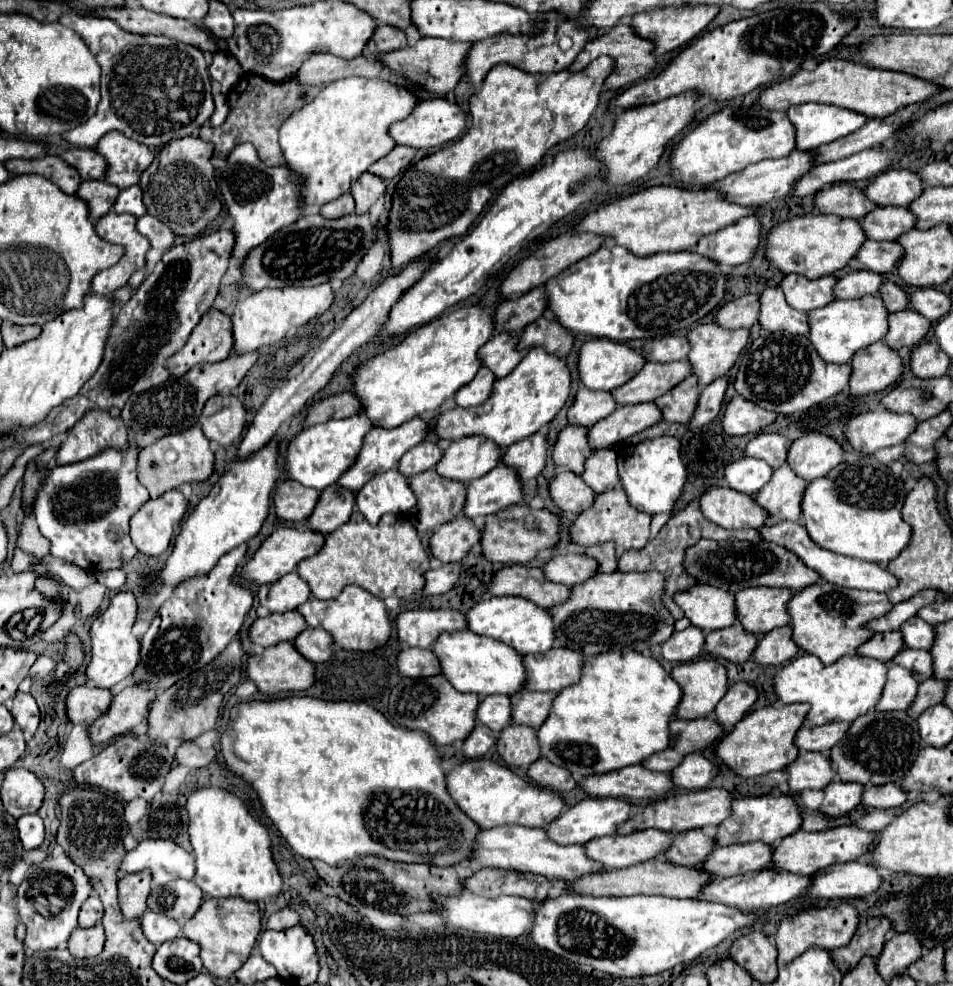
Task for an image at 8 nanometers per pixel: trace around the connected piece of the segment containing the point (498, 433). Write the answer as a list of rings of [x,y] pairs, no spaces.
[[[541,348],[529,350],[529,354],[515,366],[511,374],[501,380],[495,380],[491,396],[473,408],[451,408],[443,410],[435,422],[433,432],[439,440],[461,440],[465,436],[485,436],[487,440],[495,442],[501,452],[509,448],[513,442],[529,438],[531,434],[539,432],[547,426],[555,414],[563,408],[565,400],[569,398],[569,370],[565,362],[547,354]]]

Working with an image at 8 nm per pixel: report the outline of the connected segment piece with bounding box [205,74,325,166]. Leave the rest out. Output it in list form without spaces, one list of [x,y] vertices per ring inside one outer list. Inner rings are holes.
[[[245,74],[235,88],[229,90],[227,100],[229,100],[229,116],[219,128],[211,128],[205,136],[207,142],[215,144],[215,154],[217,158],[227,158],[231,150],[243,142],[251,142],[257,148],[257,156],[263,164],[267,166],[287,166],[285,156],[279,146],[279,128],[281,124],[297,110],[309,104],[325,86],[311,86],[303,84],[297,78],[285,80],[285,82],[271,82],[263,76],[257,74]]]

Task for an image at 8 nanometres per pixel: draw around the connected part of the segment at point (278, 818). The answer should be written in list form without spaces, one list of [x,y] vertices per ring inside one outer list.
[[[291,696],[291,698],[279,698],[279,700],[249,700],[249,702],[237,702],[231,710],[231,728],[221,736],[221,756],[225,758],[227,770],[235,776],[243,778],[259,796],[259,802],[263,806],[263,812],[269,816],[269,820],[277,826],[281,836],[289,842],[295,854],[303,858],[317,858],[327,864],[339,864],[343,860],[351,860],[355,856],[379,856],[387,860],[397,862],[423,862],[423,864],[435,864],[435,866],[449,866],[455,862],[463,862],[471,856],[473,840],[479,832],[479,828],[453,804],[451,796],[445,792],[445,772],[441,768],[441,758],[429,740],[429,734],[421,730],[405,730],[399,726],[393,726],[379,710],[371,708],[365,702],[333,702],[333,700],[319,700],[309,696]]]

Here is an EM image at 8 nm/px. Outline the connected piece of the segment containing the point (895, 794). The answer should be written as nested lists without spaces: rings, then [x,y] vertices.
[[[885,784],[885,786],[877,786],[871,788],[867,786],[861,794],[861,804],[863,806],[871,806],[871,808],[897,808],[907,800],[907,794],[901,792],[899,786],[895,784]]]

